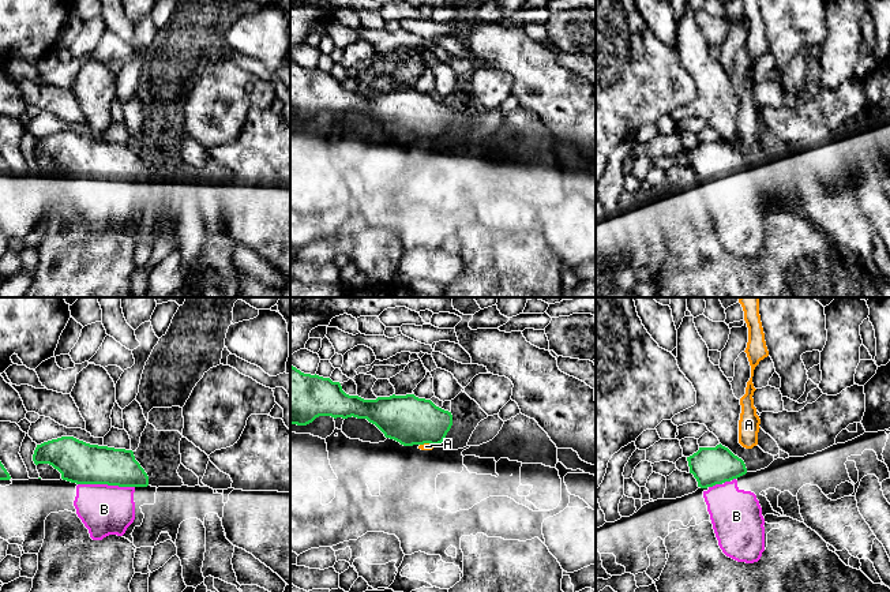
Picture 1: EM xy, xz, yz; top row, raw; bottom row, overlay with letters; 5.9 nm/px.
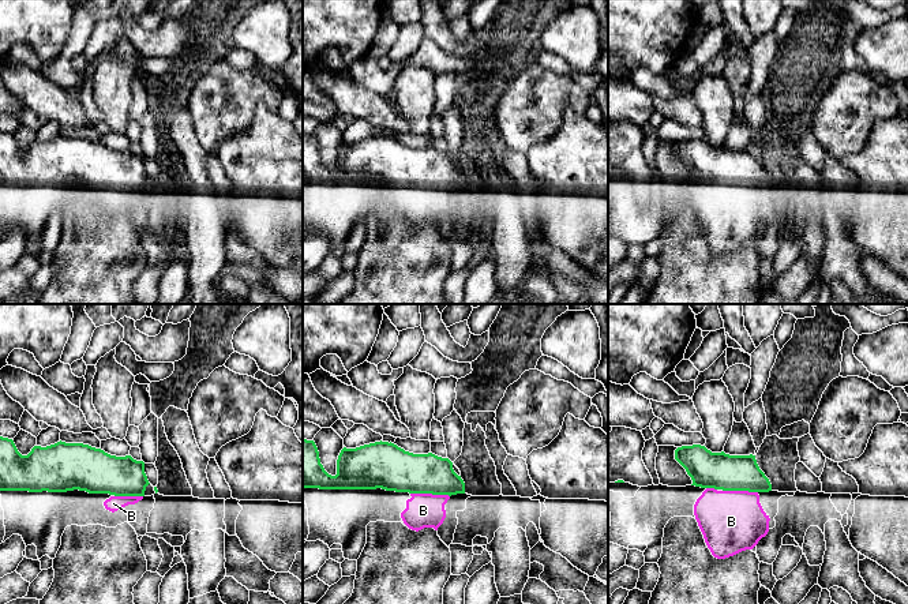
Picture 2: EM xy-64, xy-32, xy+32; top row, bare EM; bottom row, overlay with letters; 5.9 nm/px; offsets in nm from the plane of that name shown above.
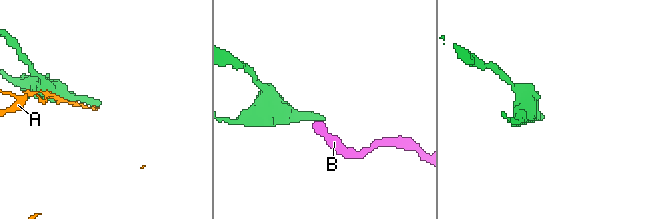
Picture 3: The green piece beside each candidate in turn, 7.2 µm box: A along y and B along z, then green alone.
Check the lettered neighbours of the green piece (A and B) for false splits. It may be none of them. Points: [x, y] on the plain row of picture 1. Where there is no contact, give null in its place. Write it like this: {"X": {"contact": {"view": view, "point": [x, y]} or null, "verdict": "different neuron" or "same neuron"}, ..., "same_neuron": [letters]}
{"A": {"contact": {"view": "xz", "point": [424, 137]}, "verdict": "different neuron"}, "B": {"contact": {"view": "xy", "point": [106, 178]}, "verdict": "same neuron"}, "same_neuron": ["B"]}

